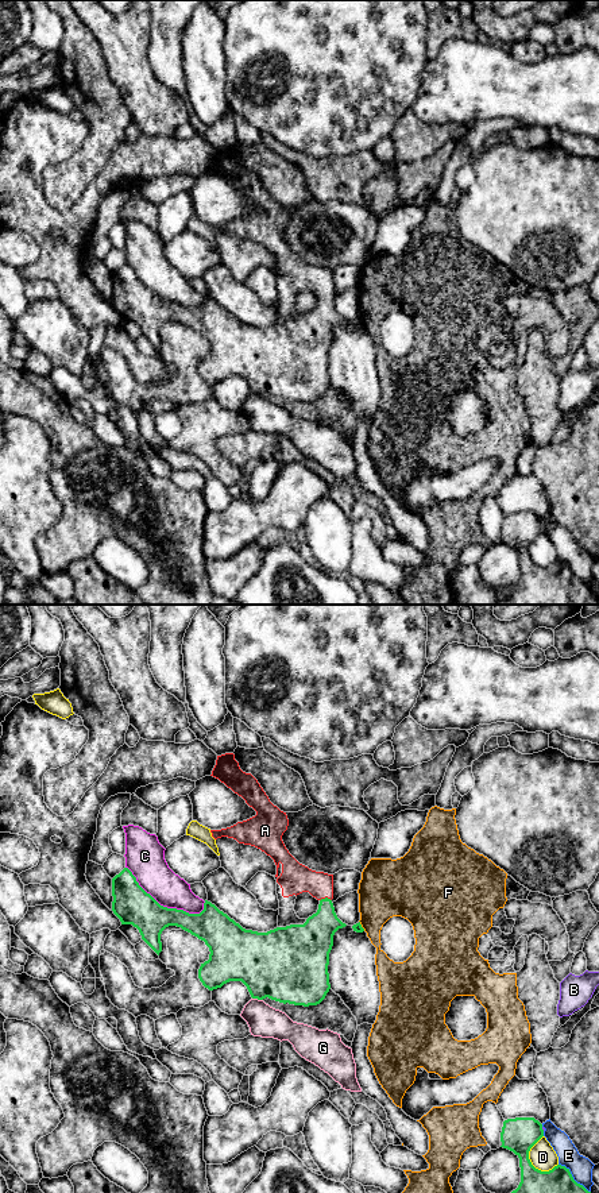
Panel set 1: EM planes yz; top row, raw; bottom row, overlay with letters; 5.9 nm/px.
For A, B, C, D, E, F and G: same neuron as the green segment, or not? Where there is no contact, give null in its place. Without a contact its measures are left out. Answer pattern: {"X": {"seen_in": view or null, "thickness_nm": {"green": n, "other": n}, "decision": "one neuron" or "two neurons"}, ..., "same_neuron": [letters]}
{"A": {"seen_in": "yz", "thickness_nm": {"green": 220, "other": 180}, "decision": "one neuron"}, "B": {"seen_in": "yz", "thickness_nm": {"green": 200, "other": 20}, "decision": "two neurons"}, "C": {"seen_in": "yz", "thickness_nm": {"green": 220, "other": 200}, "decision": "two neurons"}, "D": {"seen_in": "yz", "thickness_nm": {"green": 320, "other": 160}, "decision": "two neurons"}, "E": {"seen_in": "yz", "thickness_nm": {"green": 440, "other": 140}, "decision": "two neurons"}, "F": {"seen_in": "yz", "thickness_nm": {"green": 50, "other": 300}, "decision": "two neurons"}, "G": {"seen_in": "yz", "thickness_nm": {"green": 420, "other": 190}, "decision": "two neurons"}, "same_neuron": ["A"]}

